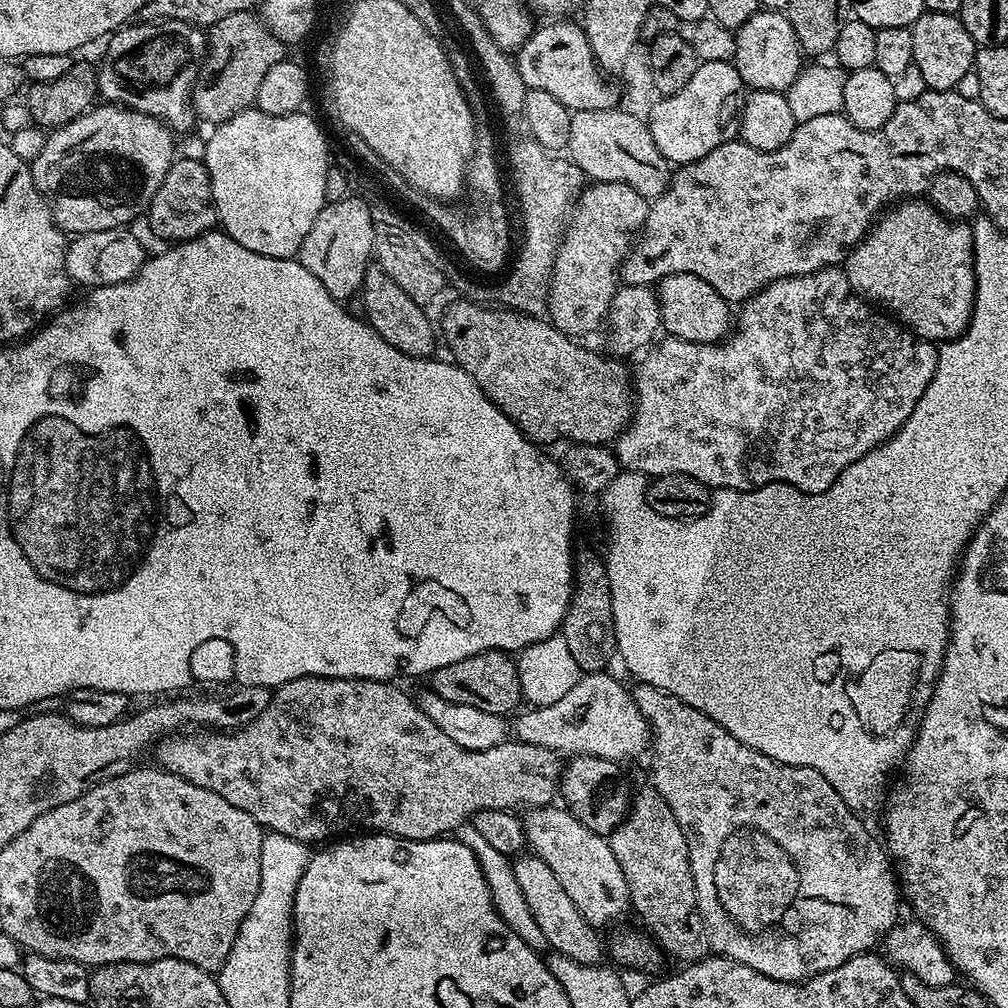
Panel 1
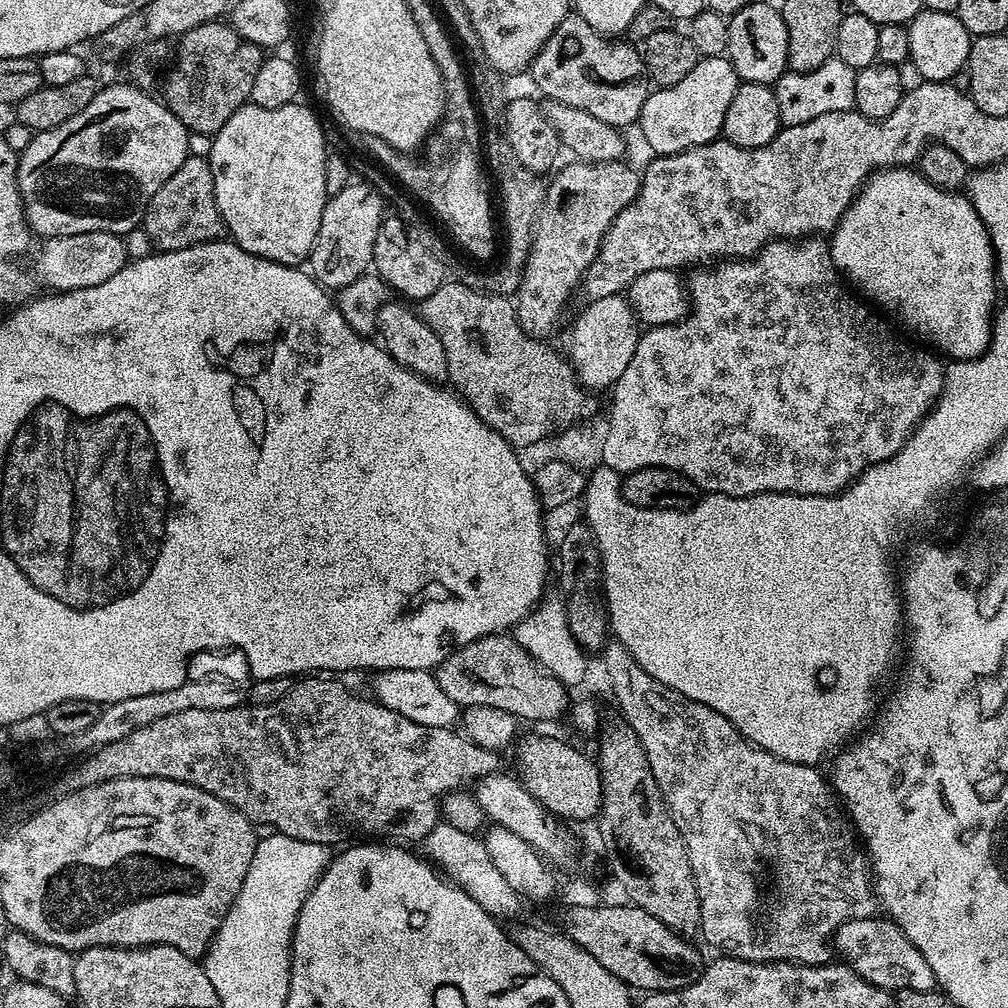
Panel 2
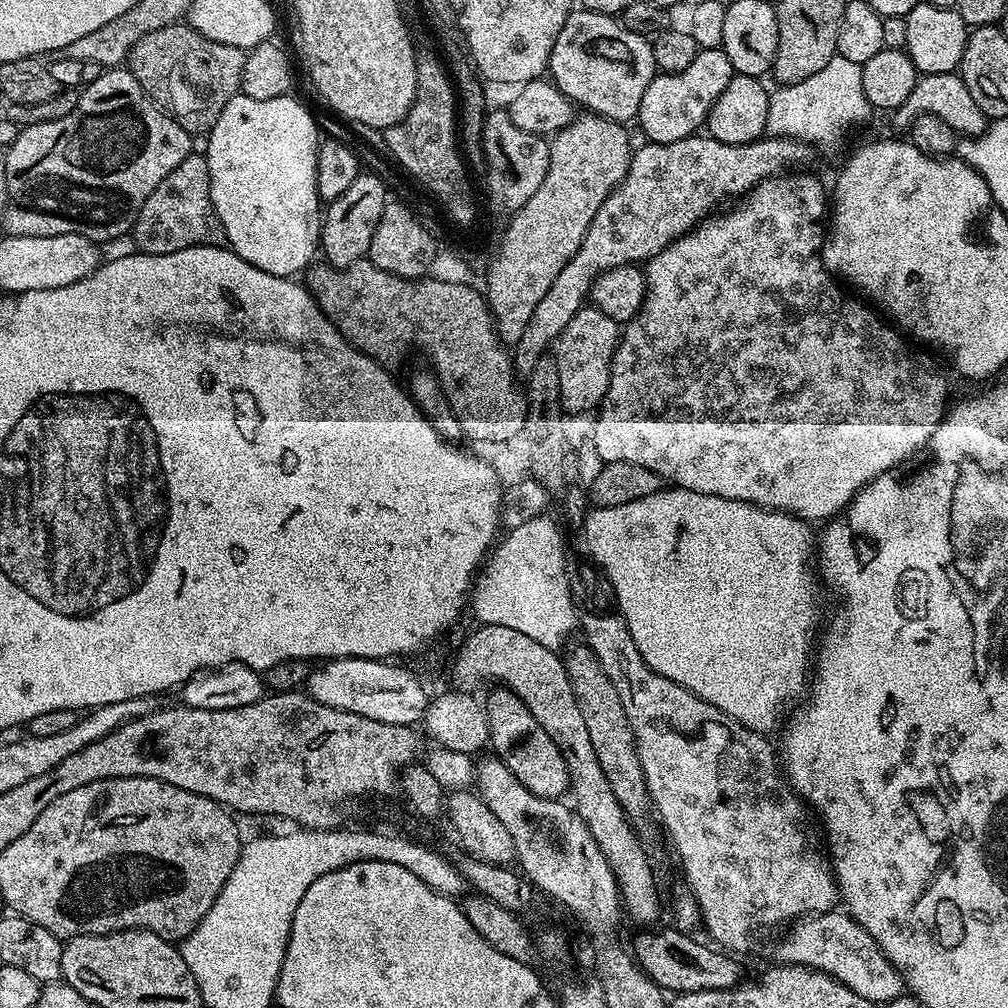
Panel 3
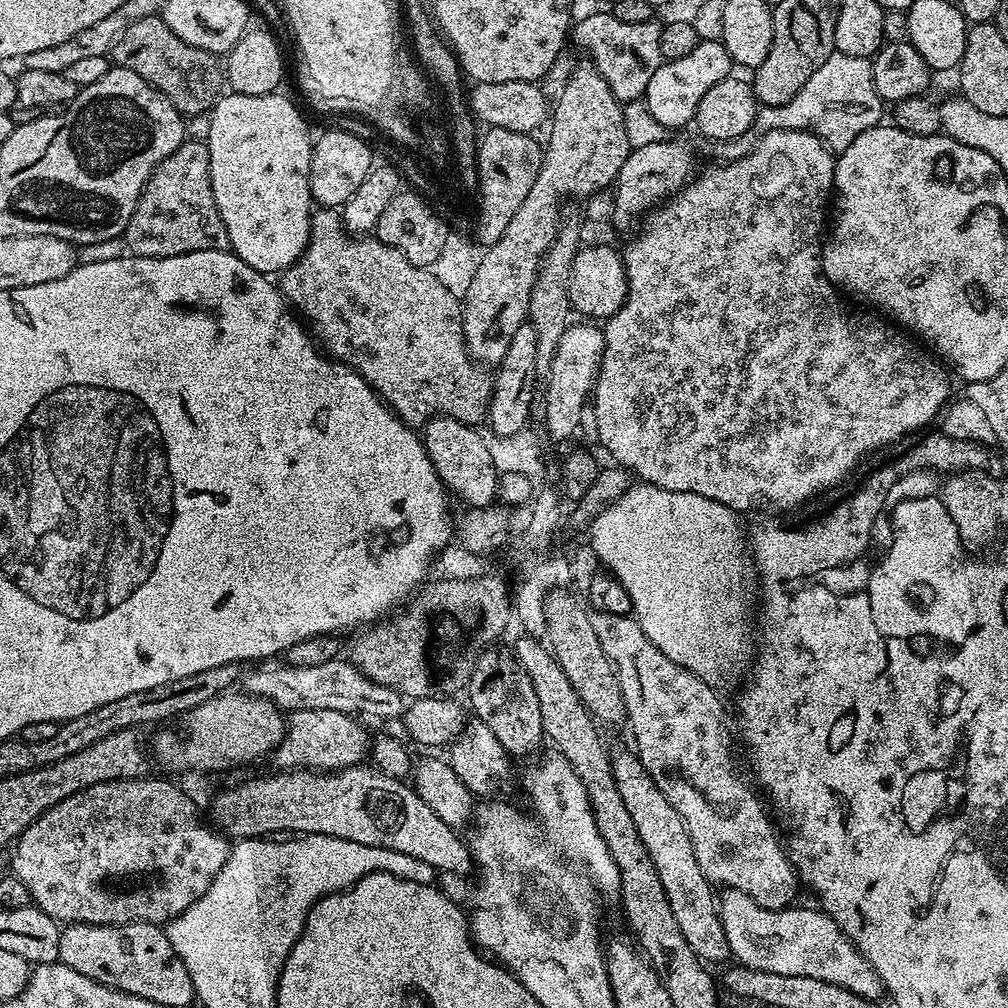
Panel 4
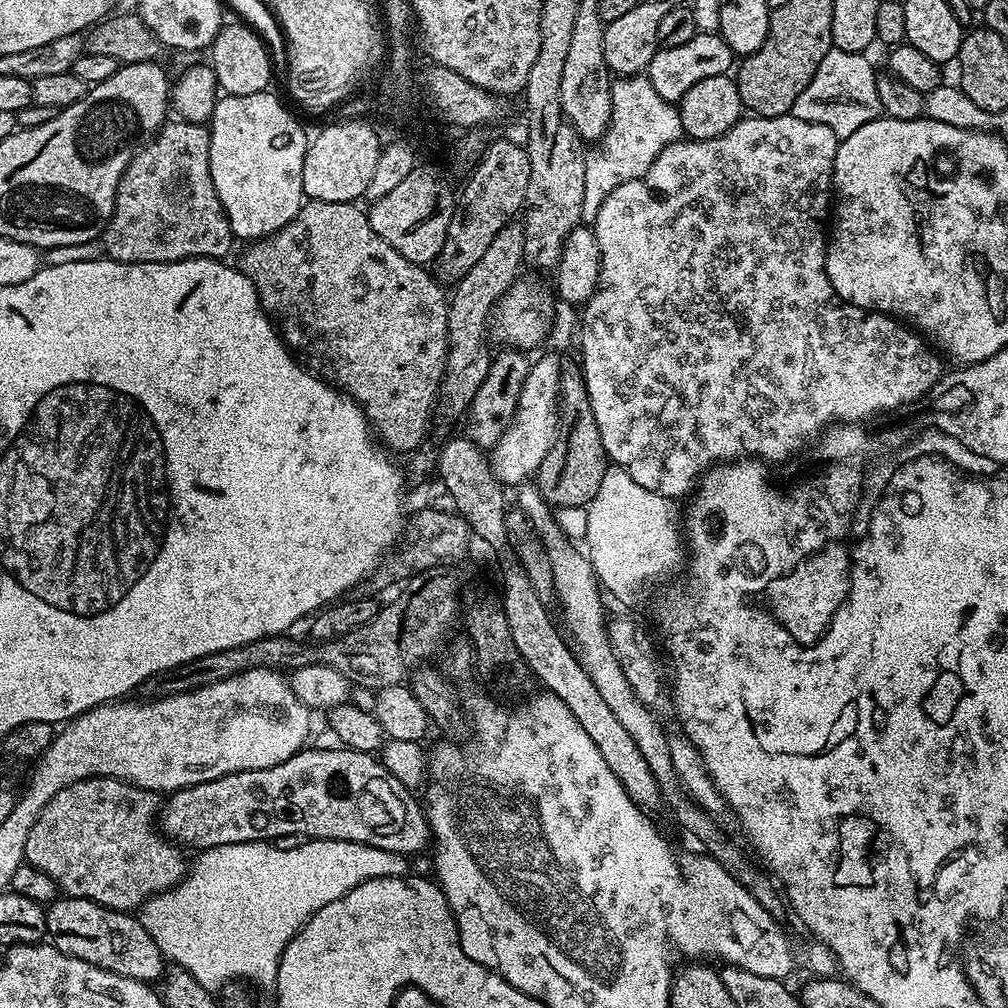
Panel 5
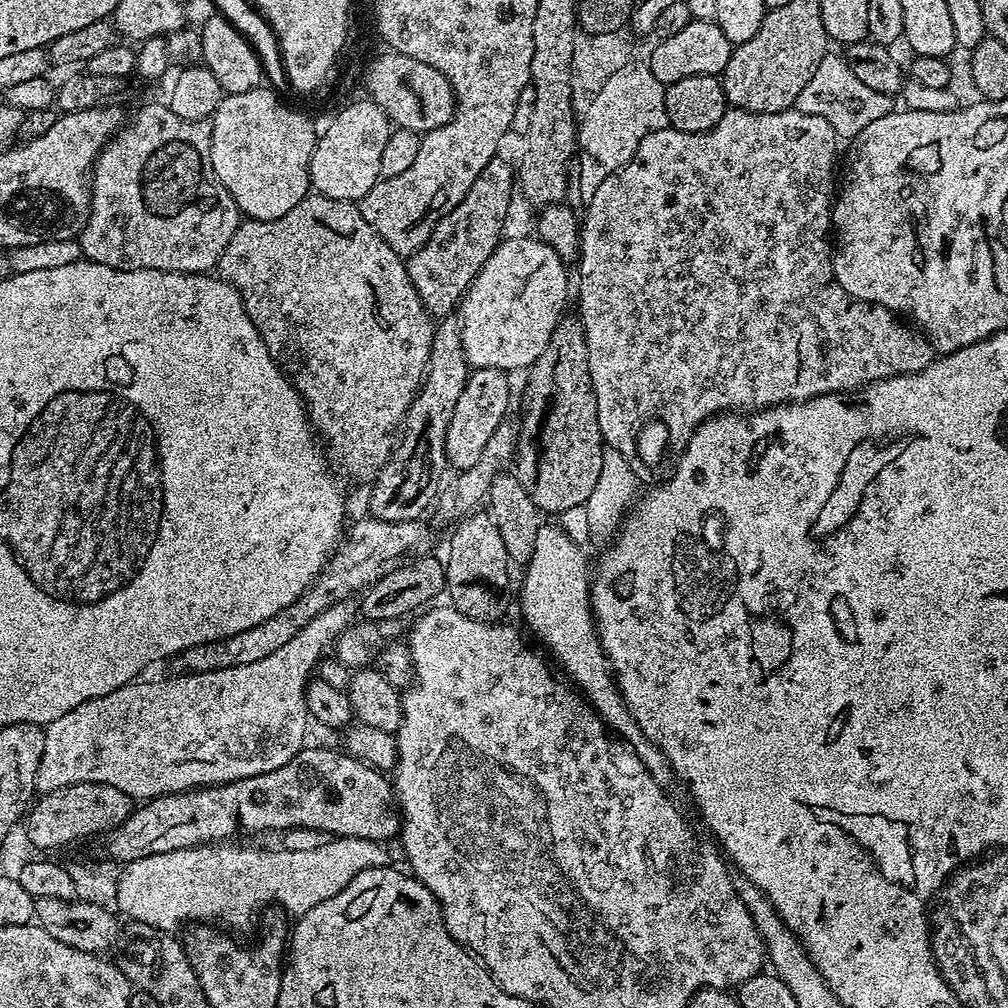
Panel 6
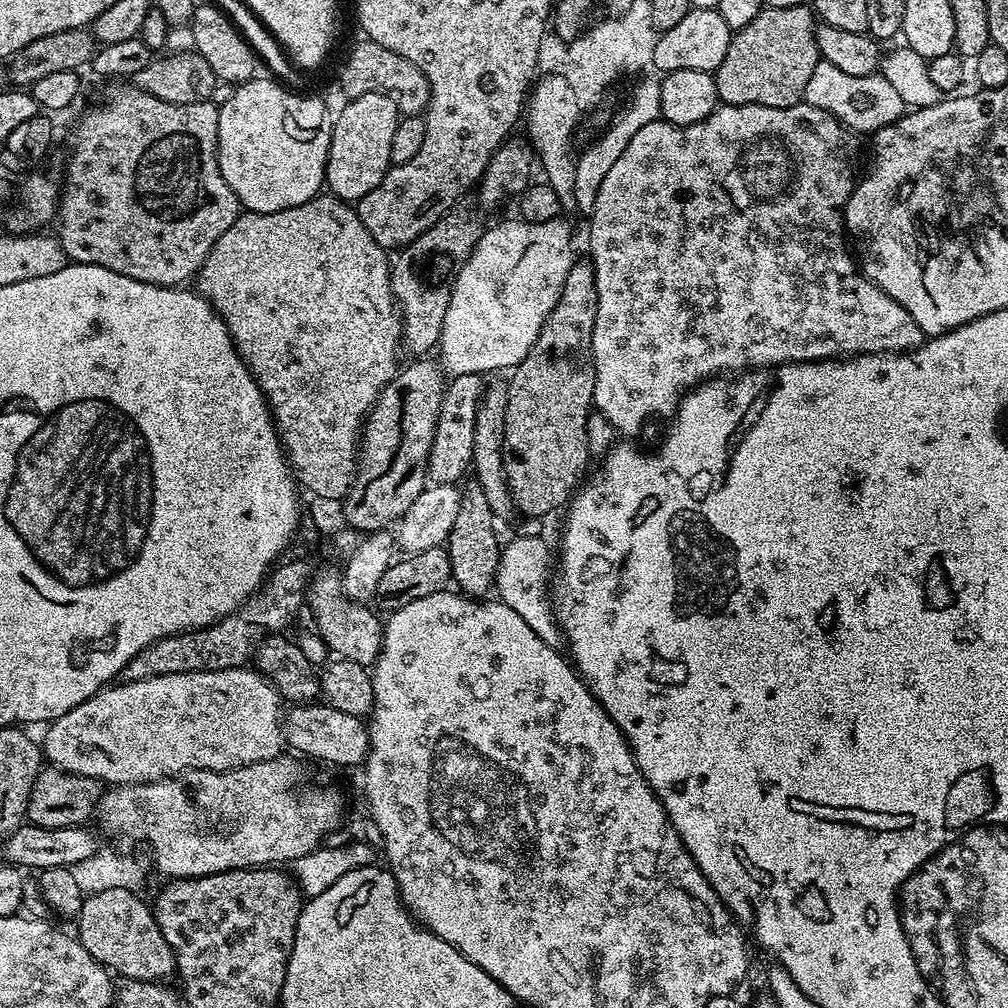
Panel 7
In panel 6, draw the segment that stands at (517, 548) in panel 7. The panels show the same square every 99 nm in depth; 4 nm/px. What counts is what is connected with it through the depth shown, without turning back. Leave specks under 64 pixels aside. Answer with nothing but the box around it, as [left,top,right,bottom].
[518,522,674,785]

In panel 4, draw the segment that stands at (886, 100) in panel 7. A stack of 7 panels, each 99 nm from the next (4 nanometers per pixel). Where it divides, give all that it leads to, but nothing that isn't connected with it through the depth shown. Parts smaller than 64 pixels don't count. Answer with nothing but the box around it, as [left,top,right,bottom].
[752,51,886,154]

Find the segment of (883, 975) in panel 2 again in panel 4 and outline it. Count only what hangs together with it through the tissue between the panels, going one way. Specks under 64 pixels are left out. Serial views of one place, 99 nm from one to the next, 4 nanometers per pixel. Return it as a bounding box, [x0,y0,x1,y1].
[718,888,884,1001]

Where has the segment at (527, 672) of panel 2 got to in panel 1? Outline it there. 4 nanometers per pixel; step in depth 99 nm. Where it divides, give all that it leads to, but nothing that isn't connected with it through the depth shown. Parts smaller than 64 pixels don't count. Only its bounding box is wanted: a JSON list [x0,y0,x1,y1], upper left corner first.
[431,652,521,717]

